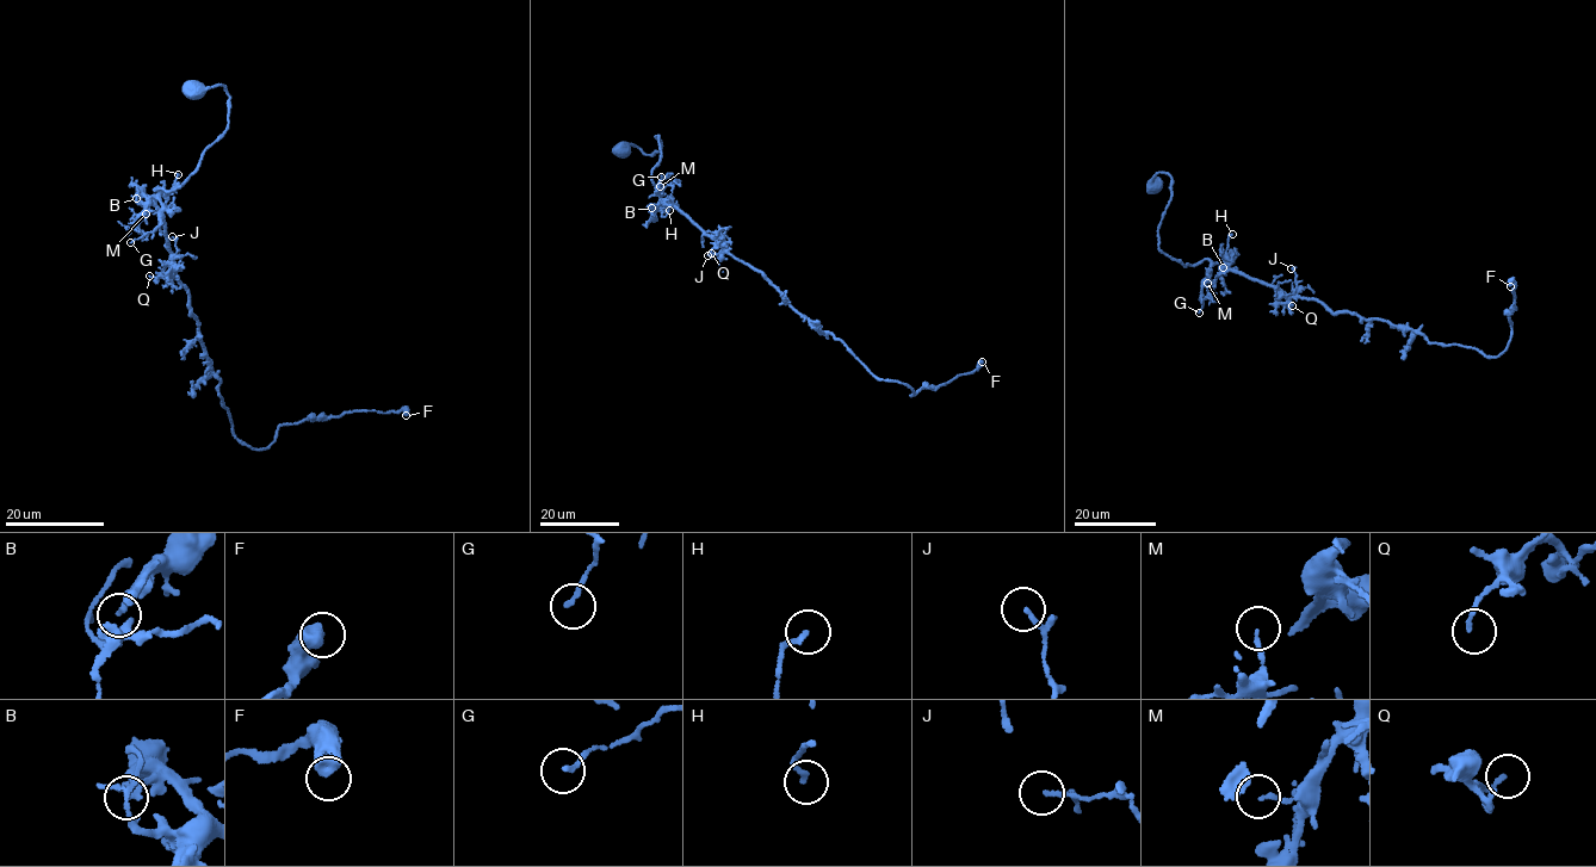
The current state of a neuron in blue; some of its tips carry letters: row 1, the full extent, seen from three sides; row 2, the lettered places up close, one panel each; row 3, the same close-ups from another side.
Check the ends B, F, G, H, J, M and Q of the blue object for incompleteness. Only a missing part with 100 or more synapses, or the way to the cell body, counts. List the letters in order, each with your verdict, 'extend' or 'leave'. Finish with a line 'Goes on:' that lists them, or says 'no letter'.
B: leave
F: leave
G: leave
H: leave
J: leave
M: leave
Q: leave
Goes on: no letter

